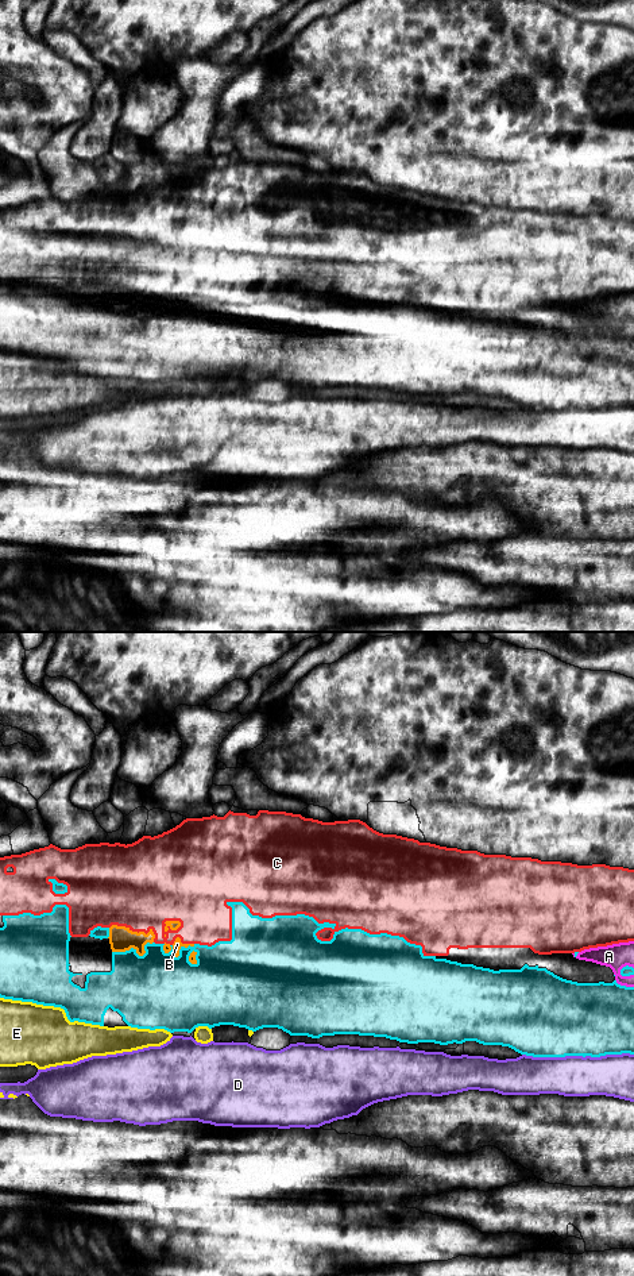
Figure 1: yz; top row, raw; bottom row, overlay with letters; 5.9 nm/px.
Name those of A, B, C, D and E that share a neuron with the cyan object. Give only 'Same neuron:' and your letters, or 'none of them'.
Same neuron: B

